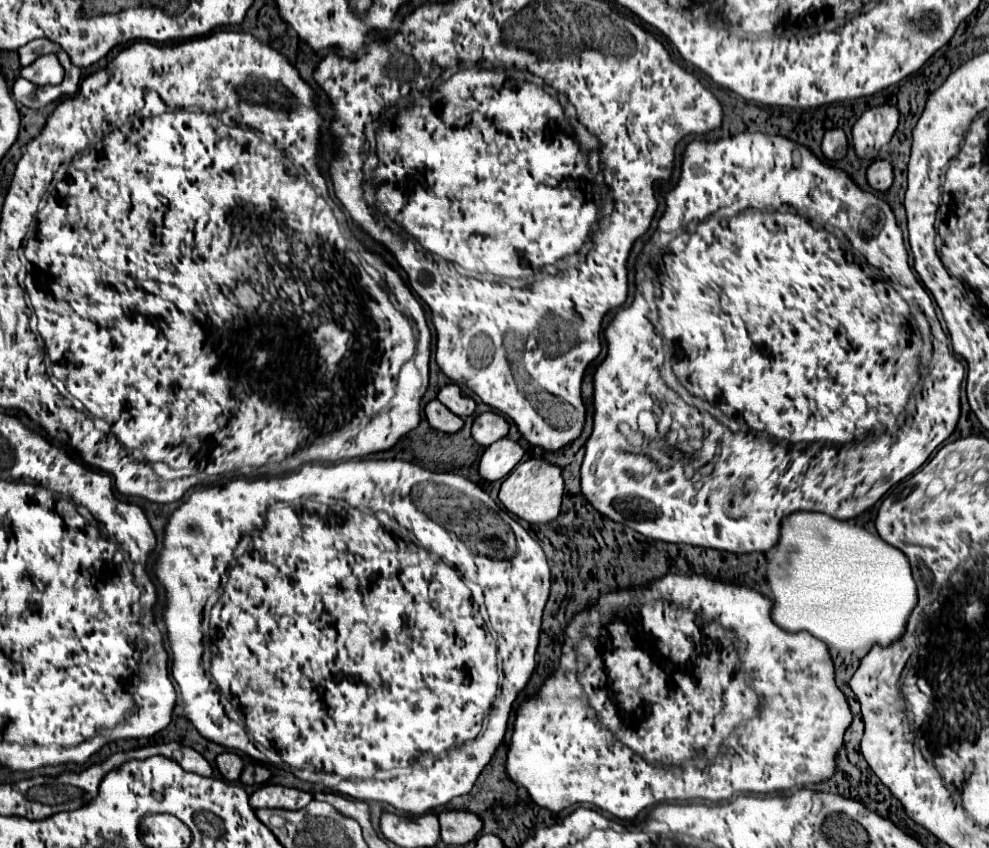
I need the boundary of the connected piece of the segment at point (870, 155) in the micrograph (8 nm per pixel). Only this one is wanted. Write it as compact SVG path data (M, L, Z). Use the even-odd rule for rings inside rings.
M882 104L866 110L852 128L852 142L856 154L866 160L874 160L888 146L900 122L900 112L892 104Z

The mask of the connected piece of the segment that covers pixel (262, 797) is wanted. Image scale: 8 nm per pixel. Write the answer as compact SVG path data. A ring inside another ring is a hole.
M268 784L258 788L250 796L252 808L282 808L282 810L302 810L312 800L310 792L298 788L286 788L278 784Z

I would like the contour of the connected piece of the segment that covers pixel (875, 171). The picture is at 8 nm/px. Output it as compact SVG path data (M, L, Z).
M874 160L870 166L868 166L868 184L874 188L874 190L888 190L892 186L892 180L894 180L894 170L892 170L892 164L888 160Z

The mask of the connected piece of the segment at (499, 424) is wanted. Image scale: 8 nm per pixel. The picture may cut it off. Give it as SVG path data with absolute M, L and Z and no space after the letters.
M484 412L474 420L472 438L482 446L490 446L500 438L506 438L508 430L510 430L510 424L504 416L496 412Z

